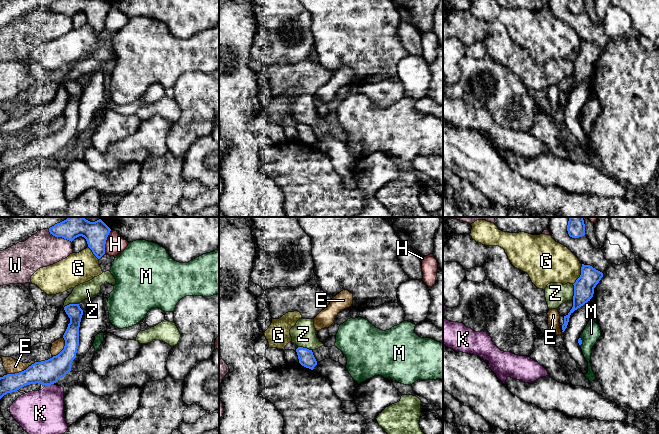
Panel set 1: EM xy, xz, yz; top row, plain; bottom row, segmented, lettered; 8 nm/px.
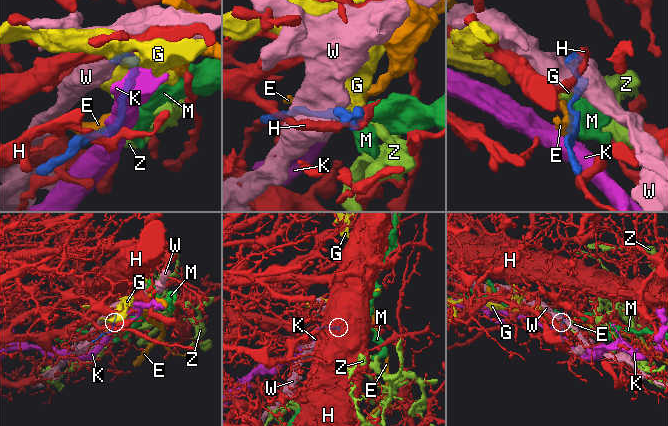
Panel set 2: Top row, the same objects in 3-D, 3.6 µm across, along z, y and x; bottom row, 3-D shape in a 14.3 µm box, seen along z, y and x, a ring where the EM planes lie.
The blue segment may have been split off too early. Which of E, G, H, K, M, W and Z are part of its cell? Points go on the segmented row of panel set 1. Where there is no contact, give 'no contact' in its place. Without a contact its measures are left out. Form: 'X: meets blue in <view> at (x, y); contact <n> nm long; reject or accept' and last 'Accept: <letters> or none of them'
E: meets blue in xy at (22, 371); contact 260 nm long; reject
G: meets blue in yz at (581, 274); contact 180 nm long; reject
H: meets blue in xy at (105, 242); contact 200 nm long; reject
K: meets blue in xy at (49, 384); contact 70 nm long; reject
M: meets blue in yz at (581, 341); contact 70 nm long; reject
W: meets blue in xy at (59, 236); contact 220 nm long; reject
Z: meets blue in yz at (574, 292); contact 130 nm long; reject
Accept: none of them

